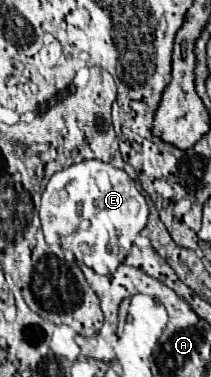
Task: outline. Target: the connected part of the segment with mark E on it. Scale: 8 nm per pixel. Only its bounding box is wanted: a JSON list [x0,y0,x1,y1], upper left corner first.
[40,161,148,275]

